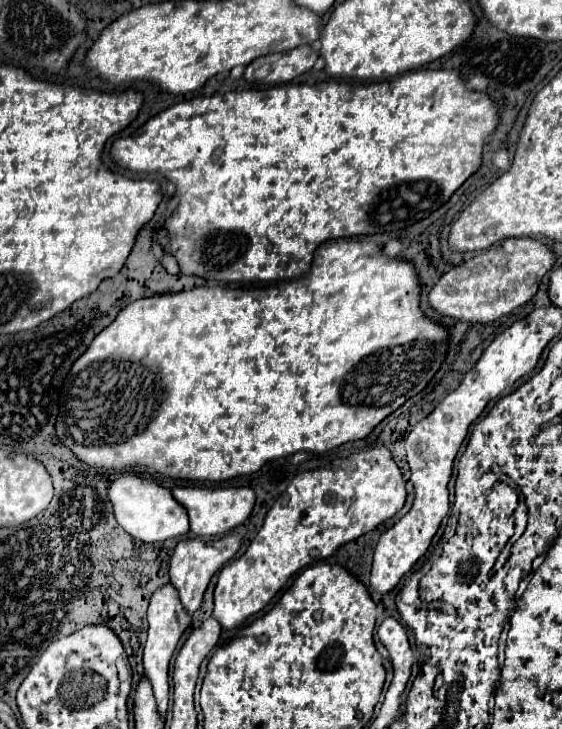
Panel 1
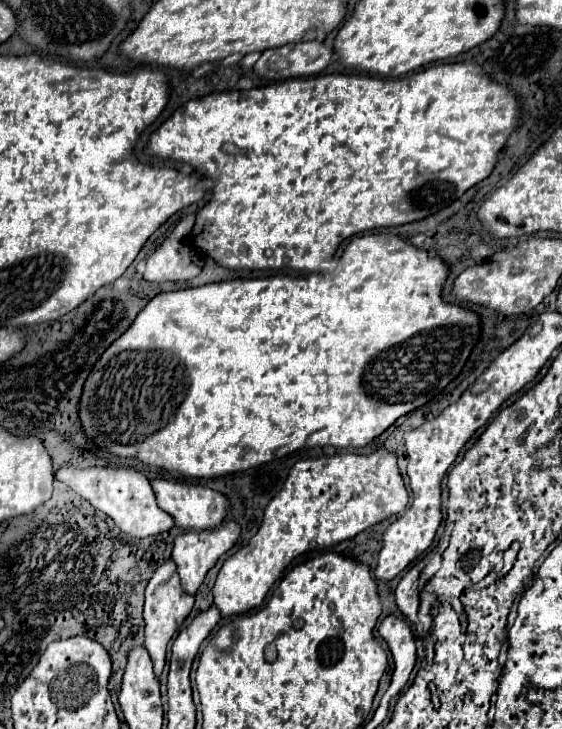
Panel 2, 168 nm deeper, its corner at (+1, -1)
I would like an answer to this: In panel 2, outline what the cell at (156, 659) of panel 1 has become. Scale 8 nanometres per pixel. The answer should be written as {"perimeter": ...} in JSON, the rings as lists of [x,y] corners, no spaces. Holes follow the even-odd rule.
{"perimeter":[[[167,560],[163,566],[157,568],[157,572],[153,574],[153,578],[147,584],[147,590],[145,590],[145,610],[143,610],[143,618],[145,618],[145,648],[151,654],[157,680],[163,674],[167,644],[173,638],[173,634],[179,630],[183,620],[189,616],[191,608],[193,608],[193,596],[183,592],[181,584],[179,584],[179,576],[177,576],[175,564],[173,564],[173,560]]]}

